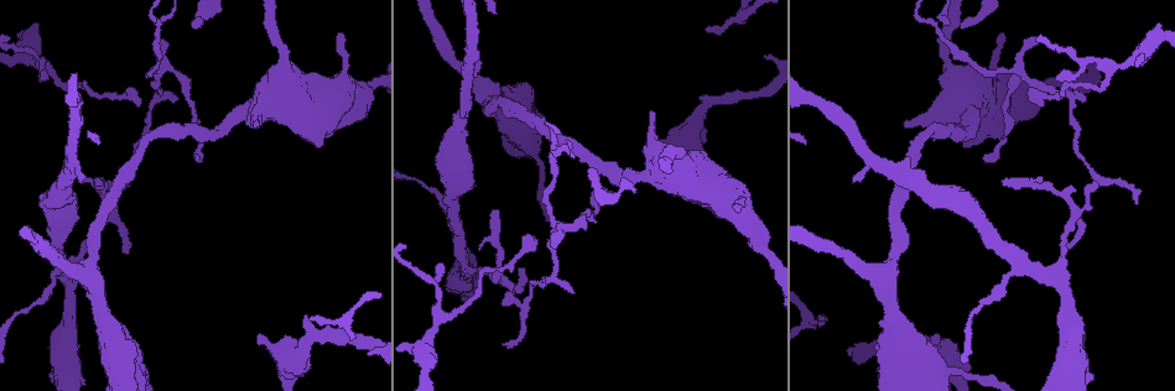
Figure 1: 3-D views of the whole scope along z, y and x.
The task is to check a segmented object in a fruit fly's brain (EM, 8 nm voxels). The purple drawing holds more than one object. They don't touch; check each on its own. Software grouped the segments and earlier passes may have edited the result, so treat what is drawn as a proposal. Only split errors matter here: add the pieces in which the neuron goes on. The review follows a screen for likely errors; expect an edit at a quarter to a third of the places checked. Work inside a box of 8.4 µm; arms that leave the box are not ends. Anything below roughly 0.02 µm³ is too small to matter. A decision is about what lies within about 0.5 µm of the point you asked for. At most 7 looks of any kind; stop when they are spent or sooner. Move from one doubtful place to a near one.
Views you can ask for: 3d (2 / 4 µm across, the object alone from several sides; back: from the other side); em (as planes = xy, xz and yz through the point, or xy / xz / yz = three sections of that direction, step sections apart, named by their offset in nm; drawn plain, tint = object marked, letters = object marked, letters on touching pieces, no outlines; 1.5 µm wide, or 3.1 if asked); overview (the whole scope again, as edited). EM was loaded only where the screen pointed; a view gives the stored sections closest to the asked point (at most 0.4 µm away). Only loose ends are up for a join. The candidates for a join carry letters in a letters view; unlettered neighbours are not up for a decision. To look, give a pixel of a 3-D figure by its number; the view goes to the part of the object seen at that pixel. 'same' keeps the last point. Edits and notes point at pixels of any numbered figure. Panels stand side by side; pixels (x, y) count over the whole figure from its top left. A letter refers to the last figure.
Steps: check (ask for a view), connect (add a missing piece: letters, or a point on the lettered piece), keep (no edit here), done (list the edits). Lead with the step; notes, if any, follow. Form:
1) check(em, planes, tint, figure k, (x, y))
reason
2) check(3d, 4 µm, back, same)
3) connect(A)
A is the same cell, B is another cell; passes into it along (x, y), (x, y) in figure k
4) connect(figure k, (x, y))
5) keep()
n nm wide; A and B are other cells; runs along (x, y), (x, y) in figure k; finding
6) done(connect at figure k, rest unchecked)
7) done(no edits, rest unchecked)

check(em, yz, step 4, tint, figure 1, (1002, 34))
free end

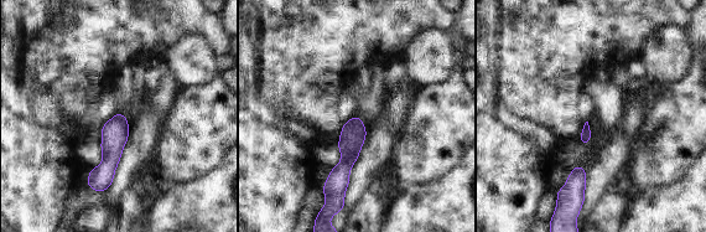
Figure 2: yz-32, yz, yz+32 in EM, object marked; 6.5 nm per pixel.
check(em, planes, letters, same)
another direction

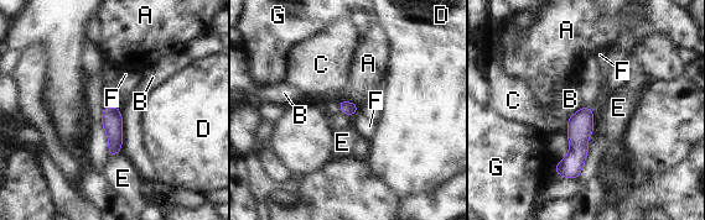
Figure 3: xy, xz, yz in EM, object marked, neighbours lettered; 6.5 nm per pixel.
keep()
A, B, C, D, E, F and G are other cells; border along (338, 100), (350, 100), (358, 106) in figure 3; none of them fits

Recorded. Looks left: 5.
check(em, planes, letters, figure 1, (1085, 98))
tapers out

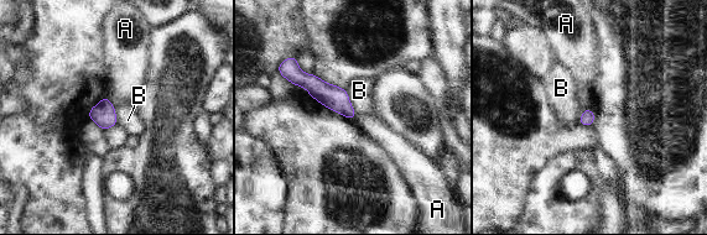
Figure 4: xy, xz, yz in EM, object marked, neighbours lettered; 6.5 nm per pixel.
keep()
100 nm wide; A and B are other cells; runs along (294, 73), (332, 97), (352, 116) in figure 4; no lettered piece goes on from it

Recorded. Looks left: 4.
check(3d, 4 µm, figure 1, (200, 159))
an open end

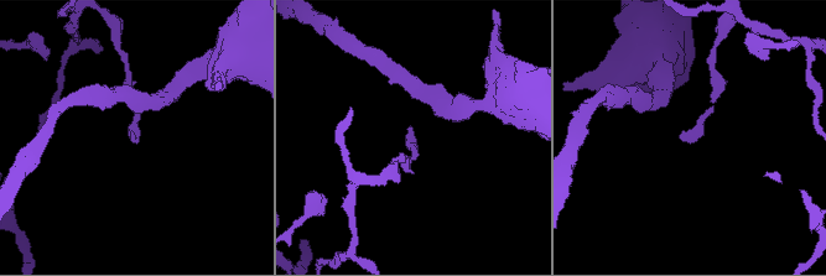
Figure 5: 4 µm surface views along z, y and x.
check(em, planes, plain, figure 5, (133, 136))

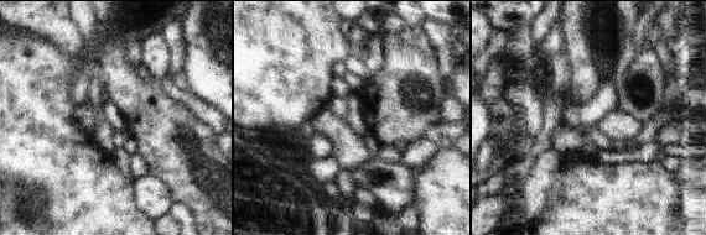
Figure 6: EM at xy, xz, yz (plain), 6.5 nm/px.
check(em, planes, letters, same)
see the neighbours

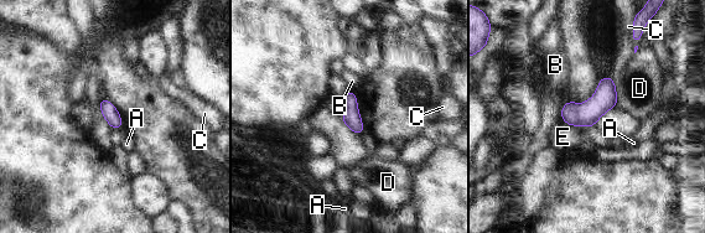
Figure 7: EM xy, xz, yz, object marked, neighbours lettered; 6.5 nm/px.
keep()
A, B, C, D and E are other cells; border along (563, 120), (575, 127) in figure 7; no lettered piece goes on from it

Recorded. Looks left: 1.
done(no edits, rest unchecked)

